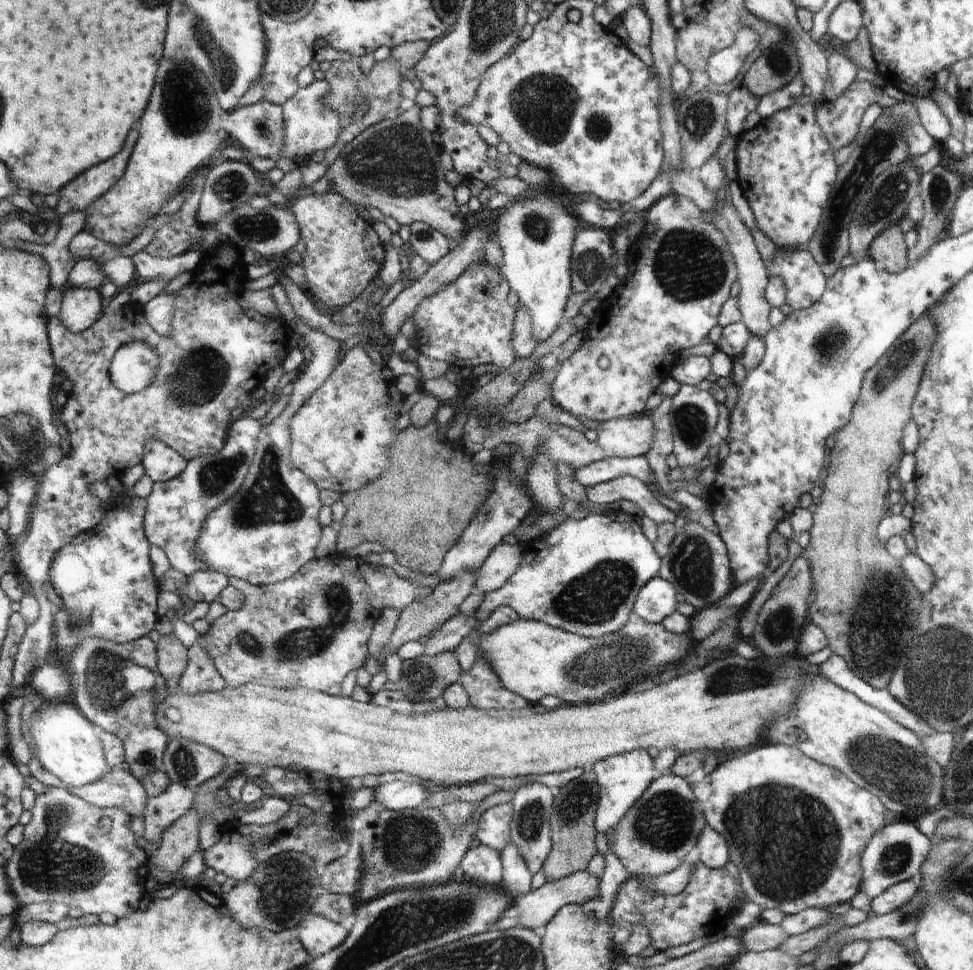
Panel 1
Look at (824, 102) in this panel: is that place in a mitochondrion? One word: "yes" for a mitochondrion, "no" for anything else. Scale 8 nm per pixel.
no

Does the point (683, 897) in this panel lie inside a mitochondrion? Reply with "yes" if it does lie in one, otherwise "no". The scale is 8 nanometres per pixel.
no

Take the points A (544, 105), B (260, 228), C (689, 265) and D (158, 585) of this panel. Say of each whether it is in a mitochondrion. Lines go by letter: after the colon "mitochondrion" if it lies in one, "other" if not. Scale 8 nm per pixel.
A: mitochondrion
B: mitochondrion
C: mitochondrion
D: other

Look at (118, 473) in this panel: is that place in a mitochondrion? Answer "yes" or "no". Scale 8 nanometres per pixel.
no

